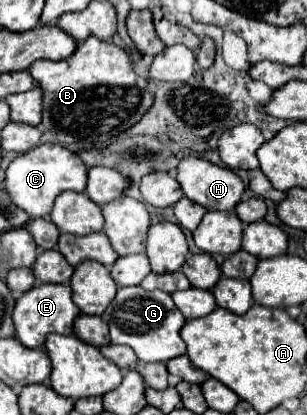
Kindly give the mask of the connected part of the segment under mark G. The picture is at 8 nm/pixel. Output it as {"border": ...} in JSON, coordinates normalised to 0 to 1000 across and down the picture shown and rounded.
{"border":[[[397,692],[332,769],[358,788],[358,817],[378,831],[417,831],[469,875],[547,870],[606,851],[606,827],[586,817],[586,793],[606,778],[573,745],[560,716],[534,701],[469,701],[463,692]]]}

